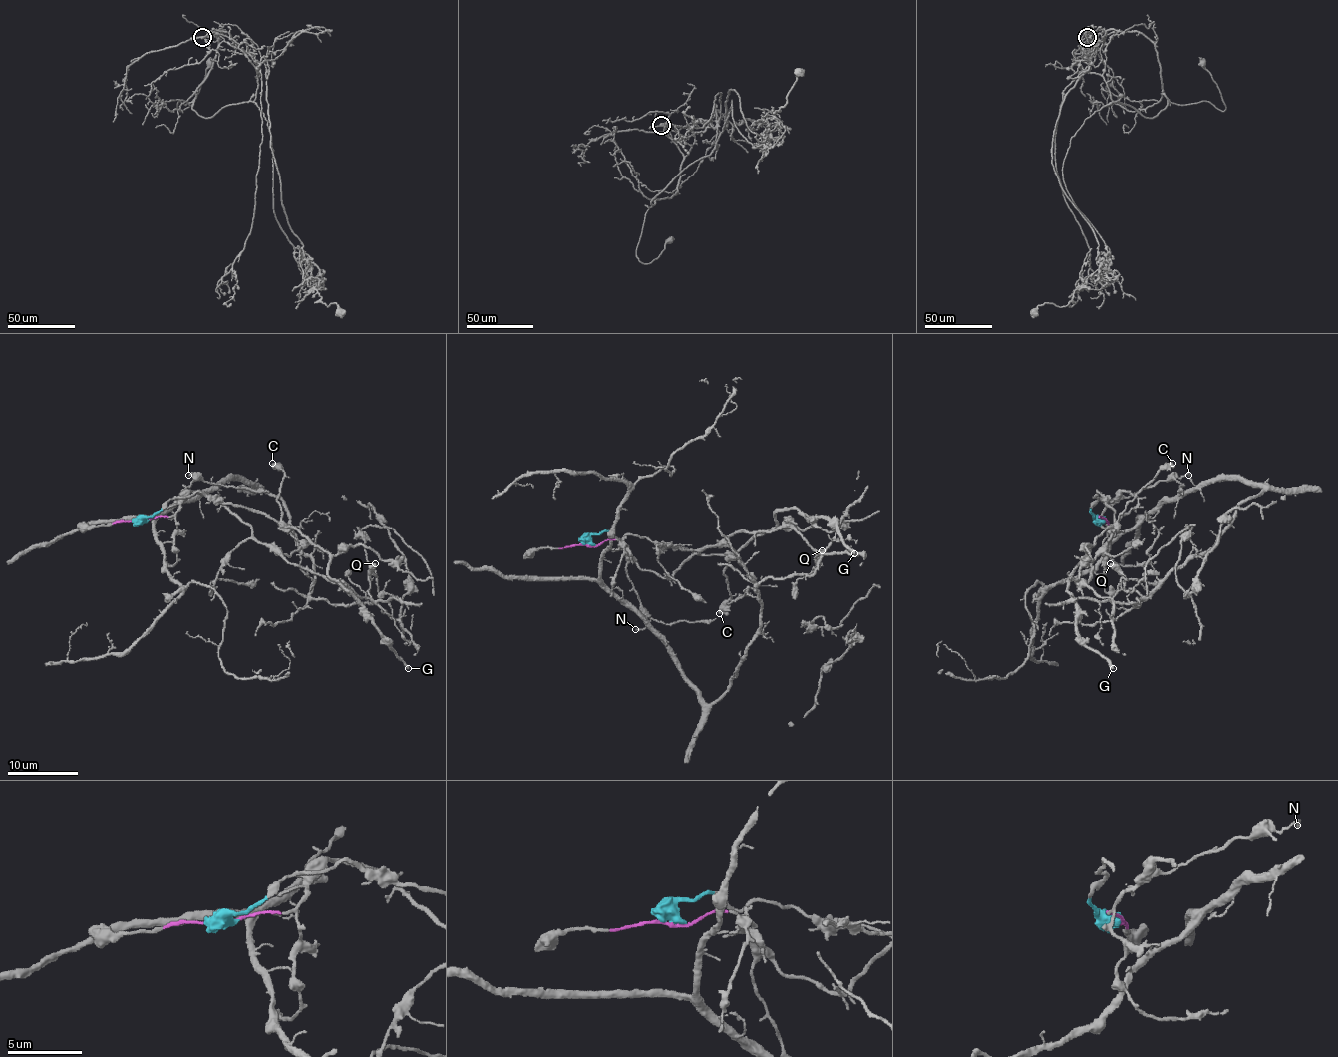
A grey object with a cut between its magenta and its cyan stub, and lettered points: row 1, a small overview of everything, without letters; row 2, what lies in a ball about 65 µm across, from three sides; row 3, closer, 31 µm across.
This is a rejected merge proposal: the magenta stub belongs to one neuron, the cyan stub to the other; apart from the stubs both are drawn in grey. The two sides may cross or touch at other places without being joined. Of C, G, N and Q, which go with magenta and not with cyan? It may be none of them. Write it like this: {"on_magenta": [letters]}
{"on_magenta": ["N", "Q"]}

